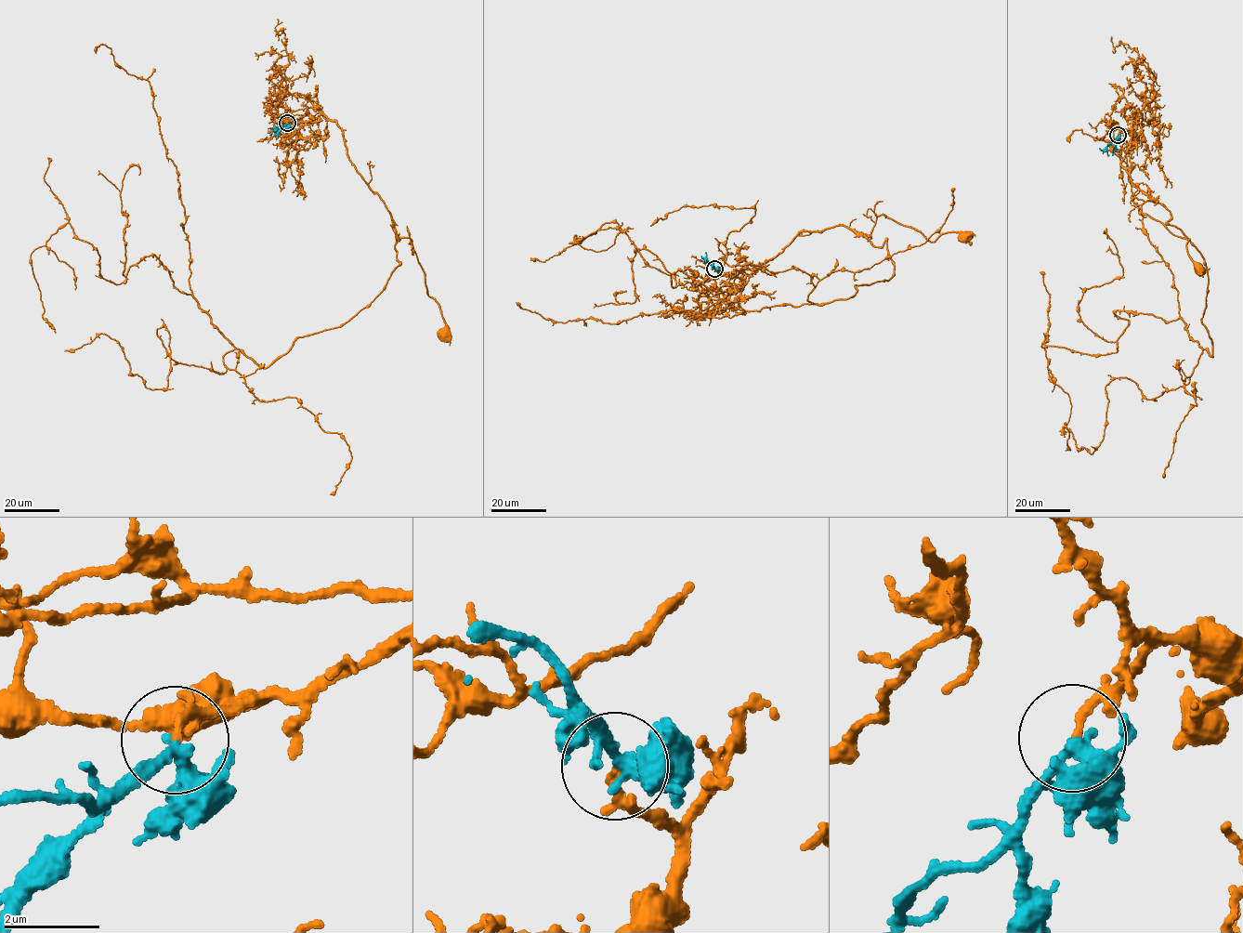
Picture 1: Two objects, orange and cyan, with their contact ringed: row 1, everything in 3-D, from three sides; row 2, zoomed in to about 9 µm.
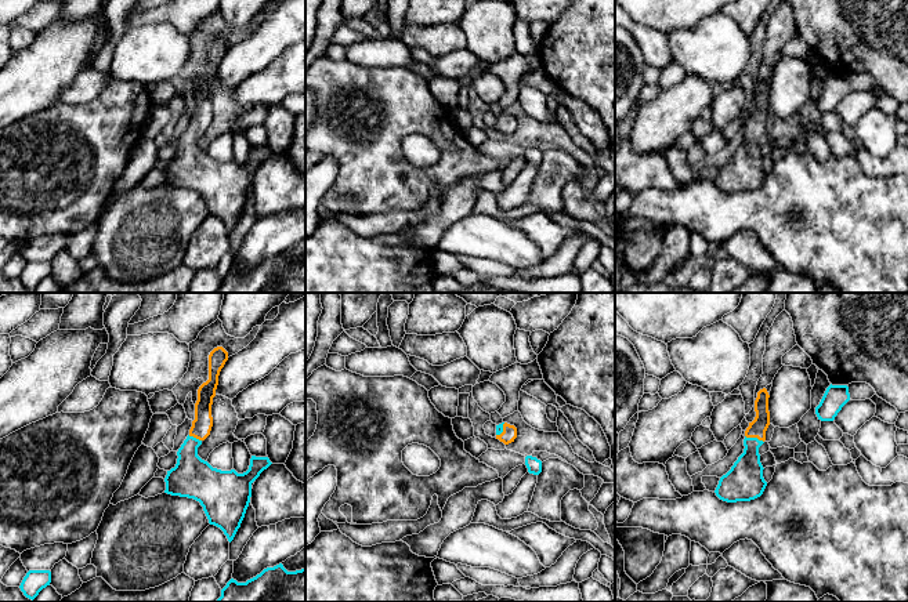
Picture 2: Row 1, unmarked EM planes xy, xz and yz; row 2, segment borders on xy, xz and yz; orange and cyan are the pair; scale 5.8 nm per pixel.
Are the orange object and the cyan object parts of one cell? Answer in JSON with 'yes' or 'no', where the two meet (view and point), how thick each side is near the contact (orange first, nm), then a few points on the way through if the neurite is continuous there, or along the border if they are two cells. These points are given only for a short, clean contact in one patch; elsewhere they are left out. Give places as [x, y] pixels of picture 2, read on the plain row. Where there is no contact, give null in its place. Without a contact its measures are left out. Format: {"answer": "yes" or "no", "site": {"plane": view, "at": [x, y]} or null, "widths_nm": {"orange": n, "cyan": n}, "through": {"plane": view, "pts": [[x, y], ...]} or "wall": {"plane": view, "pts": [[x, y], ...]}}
{"answer": "yes", "site": {"plane": "yz", "at": [755, 127]}, "widths_nm": {"orange": 100, "cyan": 200}, "through": {"plane": "yz", "pts": [[758, 118], [755, 127], [745, 169]]}}

